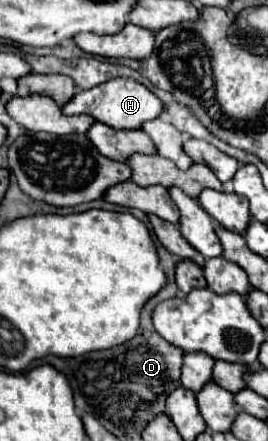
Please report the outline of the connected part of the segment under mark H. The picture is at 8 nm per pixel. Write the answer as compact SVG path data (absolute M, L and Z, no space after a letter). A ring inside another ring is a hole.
M114 78L112 82L104 82L104 86L96 86L92 90L84 90L82 94L76 94L72 102L62 106L62 110L64 114L92 114L98 122L104 122L114 130L140 130L144 122L154 120L164 112L164 104L138 80Z

